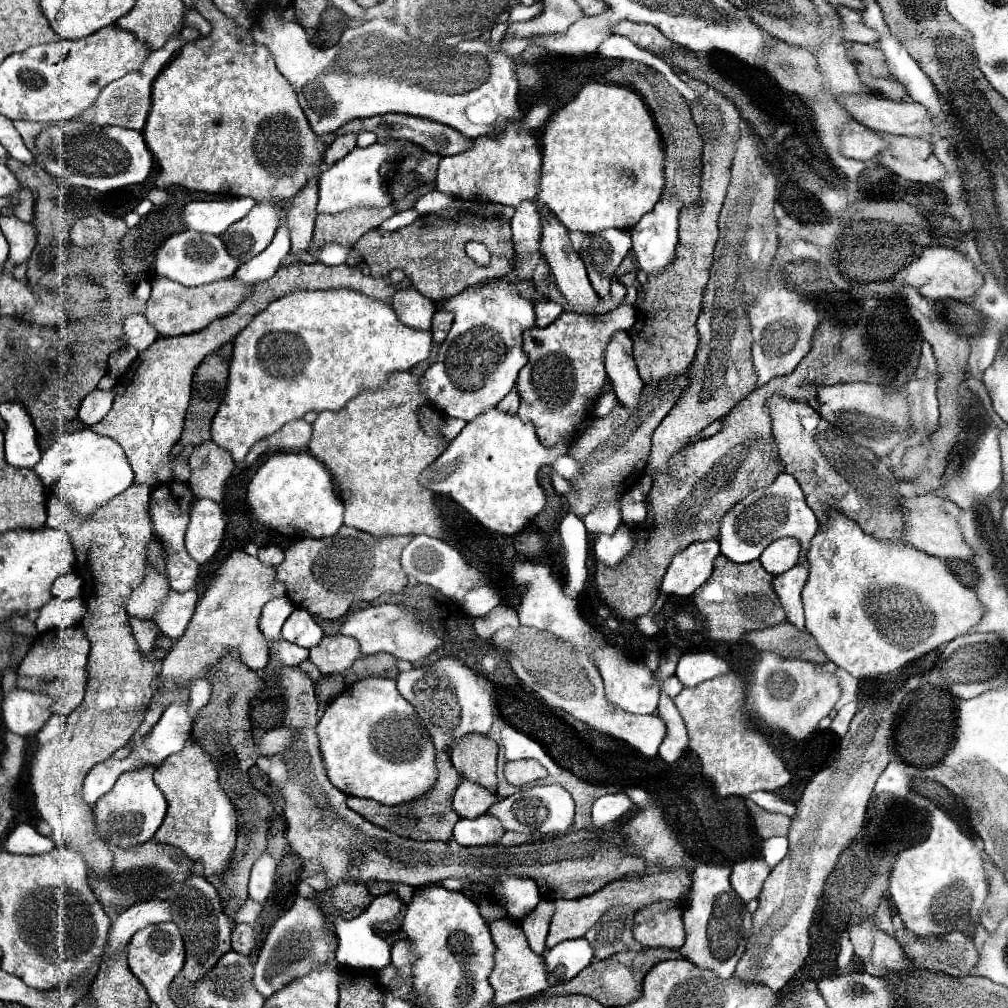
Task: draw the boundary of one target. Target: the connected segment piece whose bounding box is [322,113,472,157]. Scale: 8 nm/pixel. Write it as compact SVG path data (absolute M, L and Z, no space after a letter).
M388 113L388 115L376 115L376 117L368 117L368 119L348 121L338 131L334 131L330 135L324 135L322 137L322 143L324 145L330 145L338 135L344 135L344 133L360 133L360 131L372 131L372 133L378 135L380 141L386 141L386 139L410 139L412 143L424 147L426 151L438 153L442 157L444 155L458 155L458 153L466 151L466 147L470 147L470 143L472 143L472 139L468 141L464 135L458 135L458 131L454 131L452 127L446 127L442 123L434 123L430 119L412 117L412 115L400 115L400 113Z

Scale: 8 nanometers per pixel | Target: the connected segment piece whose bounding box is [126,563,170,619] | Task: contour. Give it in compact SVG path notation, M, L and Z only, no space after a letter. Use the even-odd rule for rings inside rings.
M148 563L142 583L132 591L130 599L126 601L128 615L140 619L152 619L154 609L158 609L158 603L162 603L166 591L170 591L170 585L166 583L166 573Z

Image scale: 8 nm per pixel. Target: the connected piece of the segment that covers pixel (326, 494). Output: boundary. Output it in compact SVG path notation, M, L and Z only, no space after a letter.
M306 451L298 455L272 455L252 477L246 499L256 523L288 537L332 537L342 527L344 507L334 493L332 477L326 467Z

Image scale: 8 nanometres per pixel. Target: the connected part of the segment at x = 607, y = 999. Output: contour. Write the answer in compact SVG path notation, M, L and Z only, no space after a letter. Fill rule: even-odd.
M654 949L646 951L646 955L642 953L642 961L640 963L632 963L628 961L626 957L630 957L628 953L618 953L614 957L608 957L608 959L594 959L586 969L582 969L574 979L566 981L566 983L560 983L560 985L554 985L550 987L546 993L542 995L560 995L560 993L582 993L582 995L588 995L596 1001L600 1001L602 1005L606 1007L618 1007L618 1005L626 1005L626 1003L632 1003L634 999L638 999L642 995L642 979L644 979L644 973L650 969L650 965L656 963L656 957L654 957Z

